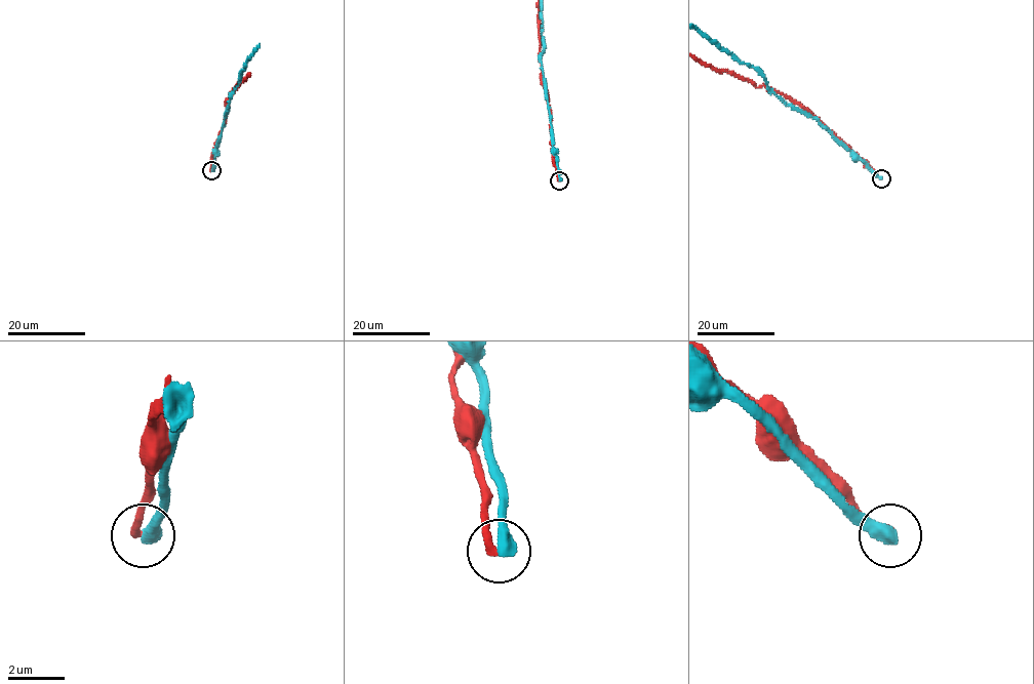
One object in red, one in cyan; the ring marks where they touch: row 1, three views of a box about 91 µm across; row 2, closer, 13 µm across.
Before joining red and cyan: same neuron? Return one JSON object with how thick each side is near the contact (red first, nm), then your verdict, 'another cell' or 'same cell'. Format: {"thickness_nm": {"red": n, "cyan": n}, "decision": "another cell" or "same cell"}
{"thickness_nm": {"red": 320, "cyan": 550}, "decision": "another cell"}

